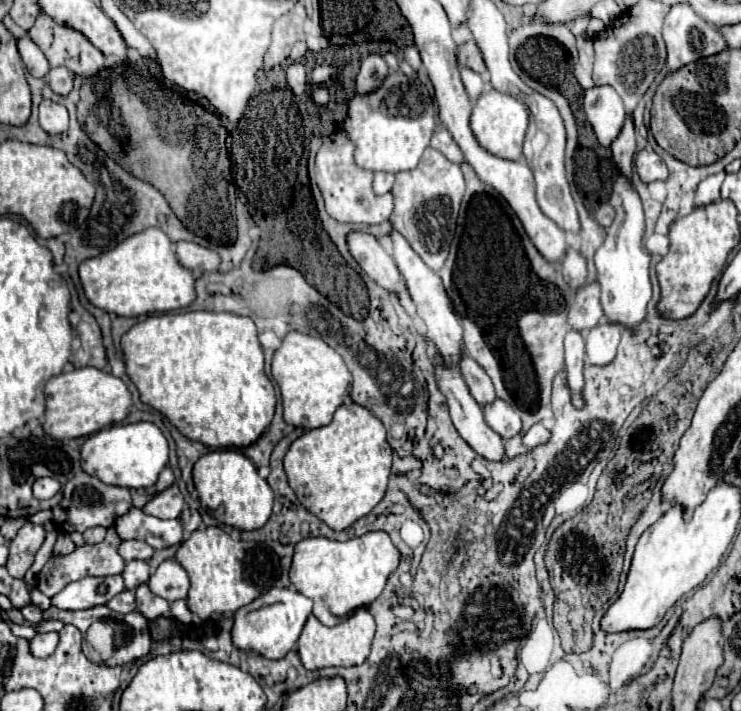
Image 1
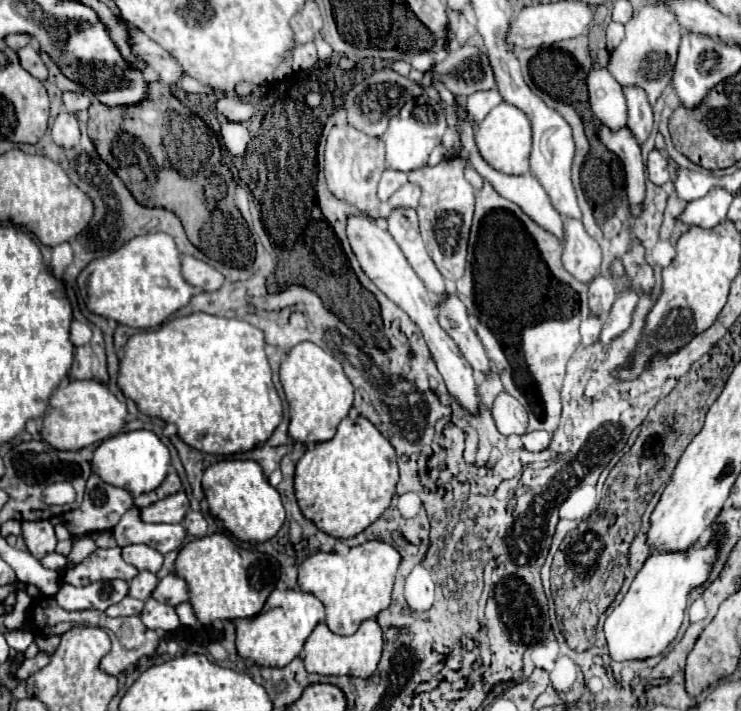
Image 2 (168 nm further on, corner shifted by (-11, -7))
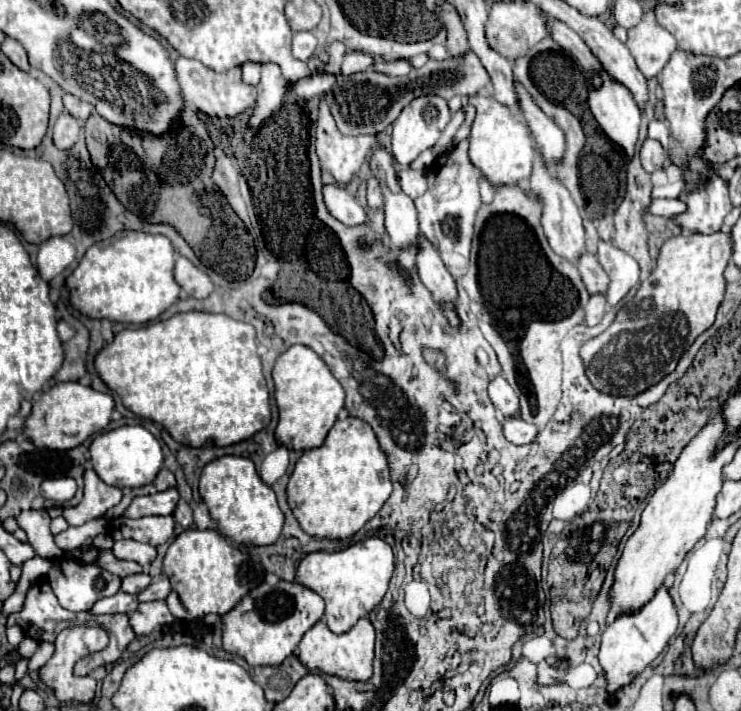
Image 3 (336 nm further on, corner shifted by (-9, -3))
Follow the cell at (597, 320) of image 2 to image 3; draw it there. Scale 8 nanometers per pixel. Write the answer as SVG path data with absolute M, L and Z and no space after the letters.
M595 294L595 296L591 296L589 302L587 302L587 306L585 306L585 322L587 322L587 326L595 326L595 324L599 324L605 312L607 312L605 296L603 296L603 294Z

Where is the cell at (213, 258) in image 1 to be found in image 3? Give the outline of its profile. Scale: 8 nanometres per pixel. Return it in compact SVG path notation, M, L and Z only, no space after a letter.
M179 256L175 262L175 280L193 298L207 298L213 292L211 278L185 256Z

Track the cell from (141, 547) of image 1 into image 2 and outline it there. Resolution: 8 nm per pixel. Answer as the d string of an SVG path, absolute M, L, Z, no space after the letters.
M129 544L121 548L121 556L127 564L133 564L137 570L147 570L147 572L159 572L163 564L163 554L157 552L155 548L147 544Z

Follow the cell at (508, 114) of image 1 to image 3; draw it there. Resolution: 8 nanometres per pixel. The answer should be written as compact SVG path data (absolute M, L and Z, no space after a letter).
M471 96L471 104L477 108L477 120L473 122L471 136L469 136L469 156L471 162L481 170L481 174L495 186L499 184L515 184L523 178L531 176L533 170L533 140L529 136L529 128L525 122L509 112L505 104L485 98L485 96Z

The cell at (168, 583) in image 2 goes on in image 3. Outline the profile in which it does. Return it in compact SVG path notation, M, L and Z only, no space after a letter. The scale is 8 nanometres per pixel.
M161 576L157 580L153 580L149 584L149 588L145 588L141 594L139 594L139 602L149 602L149 600L165 600L171 592L171 582L167 576Z

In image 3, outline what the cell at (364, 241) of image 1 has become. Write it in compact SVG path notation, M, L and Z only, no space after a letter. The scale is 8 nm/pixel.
M325 186L323 188L325 206L331 216L347 226L363 226L369 222L367 212L359 206L359 202L339 186Z

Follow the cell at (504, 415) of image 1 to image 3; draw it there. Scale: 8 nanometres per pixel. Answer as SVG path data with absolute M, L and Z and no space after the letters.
M497 376L489 384L489 398L491 398L493 406L499 410L499 414L503 418L519 414L519 398L517 398L515 390L507 384L507 380L503 376Z

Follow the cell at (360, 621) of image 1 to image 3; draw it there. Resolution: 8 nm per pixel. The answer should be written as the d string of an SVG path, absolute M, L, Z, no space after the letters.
M361 618L349 632L345 632L345 634L335 634L335 632L331 632L329 628L327 628L327 624L325 624L325 620L319 620L311 630L307 630L305 632L305 636L301 638L301 642L299 642L299 646L297 646L297 656L299 656L299 660L301 660L301 664L305 664L311 672L315 672L315 668L319 670L319 672L325 672L325 674L333 674L333 676L339 676L339 678L345 678L345 680L369 680L371 678L371 674L373 674L373 668L371 668L371 664L373 664L374 660L374 649L375 649L375 628L373 628L373 624L369 622L369 618Z

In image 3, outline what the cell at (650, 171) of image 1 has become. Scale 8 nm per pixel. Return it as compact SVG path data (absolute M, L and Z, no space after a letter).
M647 138L641 146L641 152L639 152L639 158L641 158L641 164L647 172L655 172L655 170L661 170L667 162L667 152L663 150L663 146L657 142L657 140L651 140Z

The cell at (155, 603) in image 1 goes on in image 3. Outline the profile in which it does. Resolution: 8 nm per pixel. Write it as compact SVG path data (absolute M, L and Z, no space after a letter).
M141 602L131 614L131 628L137 636L151 634L161 624L171 624L175 618L165 602Z

